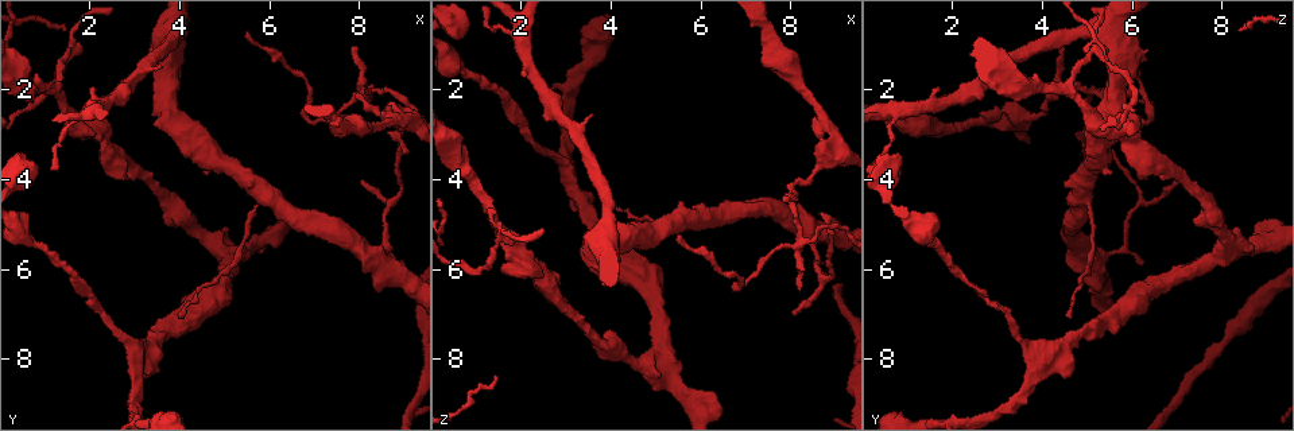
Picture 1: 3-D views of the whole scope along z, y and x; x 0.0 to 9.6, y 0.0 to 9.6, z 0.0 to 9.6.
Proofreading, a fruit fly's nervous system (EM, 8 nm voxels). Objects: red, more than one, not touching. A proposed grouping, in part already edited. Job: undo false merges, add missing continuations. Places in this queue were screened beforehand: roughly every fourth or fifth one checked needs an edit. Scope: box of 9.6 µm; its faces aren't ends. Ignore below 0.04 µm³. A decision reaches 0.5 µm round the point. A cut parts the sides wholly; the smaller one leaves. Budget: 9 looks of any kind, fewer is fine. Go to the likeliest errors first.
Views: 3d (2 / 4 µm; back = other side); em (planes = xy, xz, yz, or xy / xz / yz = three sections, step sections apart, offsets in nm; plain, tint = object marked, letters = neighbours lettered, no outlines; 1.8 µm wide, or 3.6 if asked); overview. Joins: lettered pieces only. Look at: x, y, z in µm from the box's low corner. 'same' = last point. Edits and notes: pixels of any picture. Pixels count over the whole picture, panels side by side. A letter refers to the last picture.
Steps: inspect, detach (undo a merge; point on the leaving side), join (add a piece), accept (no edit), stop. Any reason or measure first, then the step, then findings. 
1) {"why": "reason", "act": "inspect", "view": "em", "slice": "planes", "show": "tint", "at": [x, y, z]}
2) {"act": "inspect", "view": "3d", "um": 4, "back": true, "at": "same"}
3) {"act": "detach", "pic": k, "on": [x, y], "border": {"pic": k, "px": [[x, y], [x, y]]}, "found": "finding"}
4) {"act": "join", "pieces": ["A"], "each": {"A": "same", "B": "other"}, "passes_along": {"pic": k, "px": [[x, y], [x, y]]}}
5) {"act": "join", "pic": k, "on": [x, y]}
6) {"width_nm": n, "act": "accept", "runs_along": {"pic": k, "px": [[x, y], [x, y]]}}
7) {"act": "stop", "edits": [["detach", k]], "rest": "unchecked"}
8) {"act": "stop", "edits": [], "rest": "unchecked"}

{"why": "arms part here", "act": "inspect", "view": "em", "slice": "planes", "show": "tint", "at": [8.15, 2.15, 5.35]}

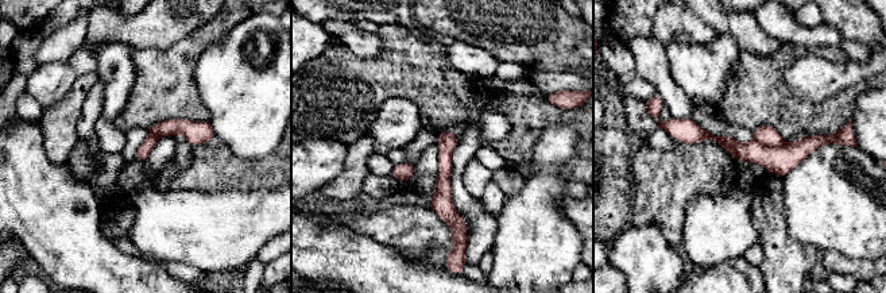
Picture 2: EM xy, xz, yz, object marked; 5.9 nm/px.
{"why": "what lies round it", "act": "inspect", "view": "em", "slice": "planes", "show": "letters", "at": "same"}

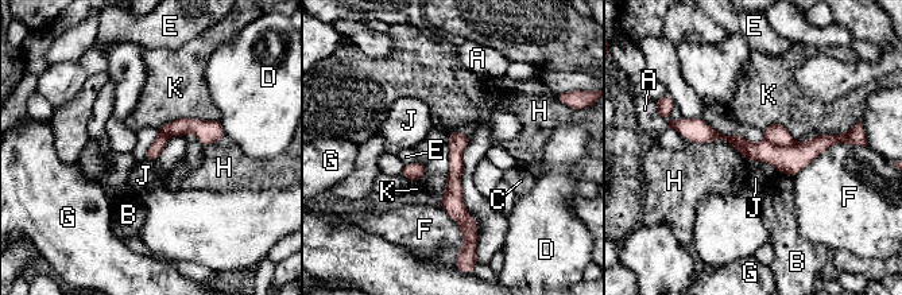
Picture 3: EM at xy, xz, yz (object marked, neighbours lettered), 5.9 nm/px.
{"act": "detach", "pic": 3, "on": [778, 135], "each": {"A": "other", "B": "other", "C": "other", "D": "other", "E": "other", "F": "other", "G": "other", "H": "other", "J": "other", "K": "other"}, "border": {"pic": 3, "px": [[765, 139], [777, 146], [794, 143]]}, "found": "two neurons meet here"}

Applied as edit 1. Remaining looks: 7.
{"why": "sharp bend", "act": "inspect", "view": "em", "slice": "planes", "show": "tint", "at": [1.55, 1.15, 5.15]}

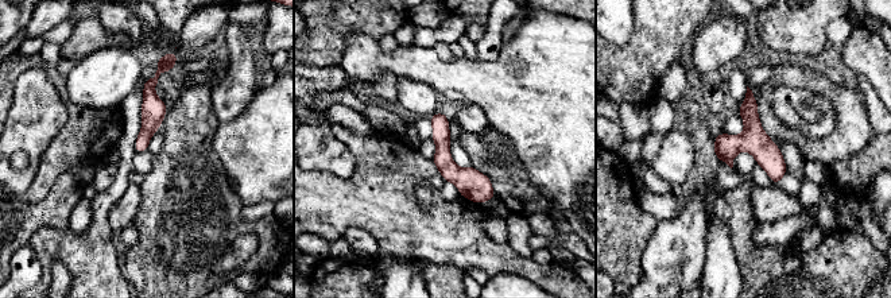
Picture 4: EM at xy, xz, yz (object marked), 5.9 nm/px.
{"why": "see the neighbours", "act": "inspect", "view": "em", "slice": "planes", "show": "letters", "at": "same"}

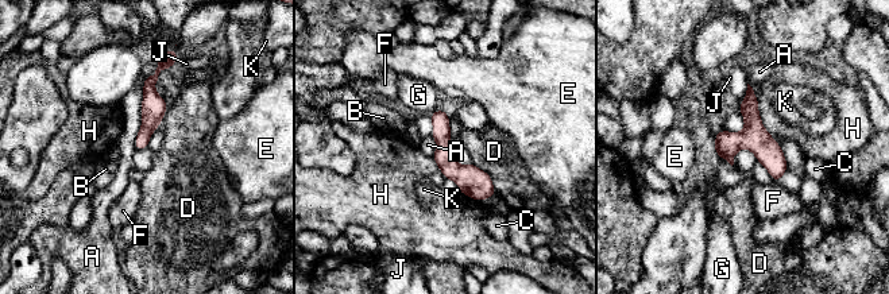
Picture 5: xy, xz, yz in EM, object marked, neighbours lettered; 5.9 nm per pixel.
{"width_nm": 110, "act": "accept", "each": {"A": "other", "B": "other", "C": "other", "D": "other", "E": "other", "F": "other", "G": "other", "H": "other", "J": "other", "K": "other"}, "runs_along": {"pic": 5, "px": [[437, 113], [443, 157], [491, 192]]}, "found": "one neuron here"}

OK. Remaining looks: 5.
{"why": "thick turns thin", "act": "inspect", "view": "em", "slice": "planes", "show": "tint", "at": [8.80, 2.75, 2.70]}

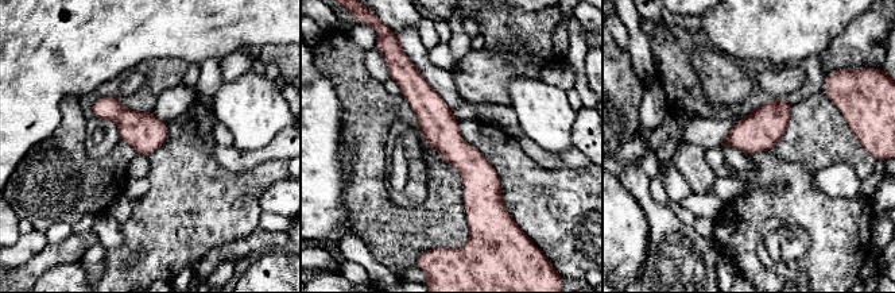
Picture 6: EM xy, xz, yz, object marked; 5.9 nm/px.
{"act": "inspect", "view": "em", "slice": "planes", "show": "letters", "at": "same"}

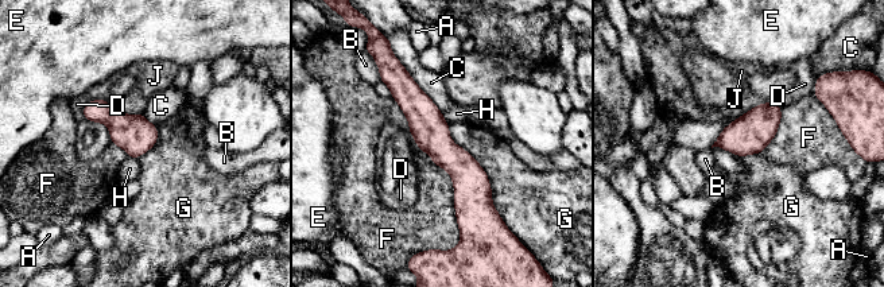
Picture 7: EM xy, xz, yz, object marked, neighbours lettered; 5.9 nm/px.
{"act": "accept", "each": {"A": "other", "B": "other", "C": "other", "D": "other", "E": "other", "F": "other", "G": "other", "H": "other", "J": "other"}, "found": "one neuron here"}

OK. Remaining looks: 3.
{"why": "three-way junction", "act": "inspect", "view": "3d", "um": 4, "at": [8.50, 5.75, 5.50]}

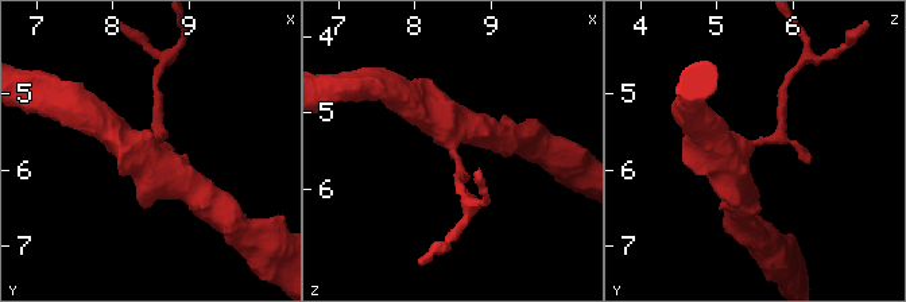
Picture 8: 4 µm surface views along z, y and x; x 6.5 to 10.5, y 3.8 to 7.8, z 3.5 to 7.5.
{"why": "shape alone is not enough", "act": "inspect", "view": "em", "um": 3.6, "slice": "planes", "show": "letters", "at": [8.50, 5.65, 5.40]}

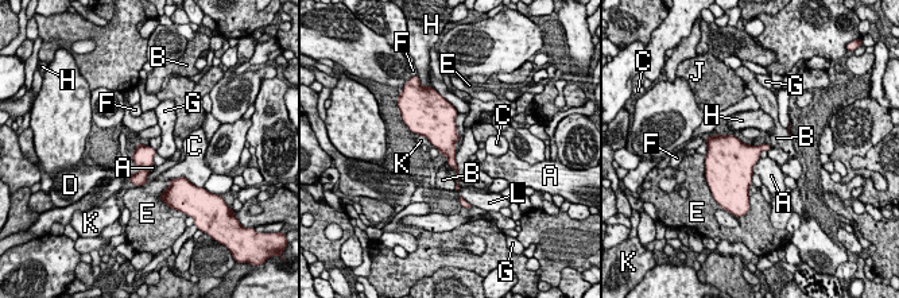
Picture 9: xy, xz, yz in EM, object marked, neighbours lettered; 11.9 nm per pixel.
{"width_nm": 260, "act": "accept", "each": {"A": "other", "B": "other", "C": "other", "D": "other", "E": "other", "F": "other", "G": "other", "H": "other", "J": "other", "K": "other", "L": "other"}, "border": {"pic": 9, "px": [[454, 154], [460, 178]]}, "found": "all the same neuron"}

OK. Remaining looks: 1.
{"act": "stop", "edits": [["detach", 3]], "rest": "unchecked"}

